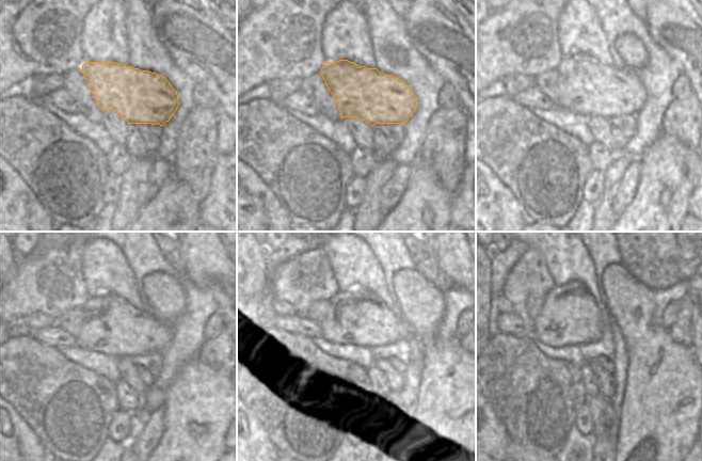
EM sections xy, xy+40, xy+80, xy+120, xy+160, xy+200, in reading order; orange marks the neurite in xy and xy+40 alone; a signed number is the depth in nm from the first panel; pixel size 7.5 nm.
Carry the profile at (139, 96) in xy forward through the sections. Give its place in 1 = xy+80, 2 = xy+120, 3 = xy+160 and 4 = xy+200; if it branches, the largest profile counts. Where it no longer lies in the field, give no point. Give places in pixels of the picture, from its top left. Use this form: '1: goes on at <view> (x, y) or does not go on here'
1: goes on at xy+80 (592, 90)
2: goes on at xy+120 (112, 327)
3: goes on at xy+160 (342, 318)
4: goes on at xy+200 (570, 316)

